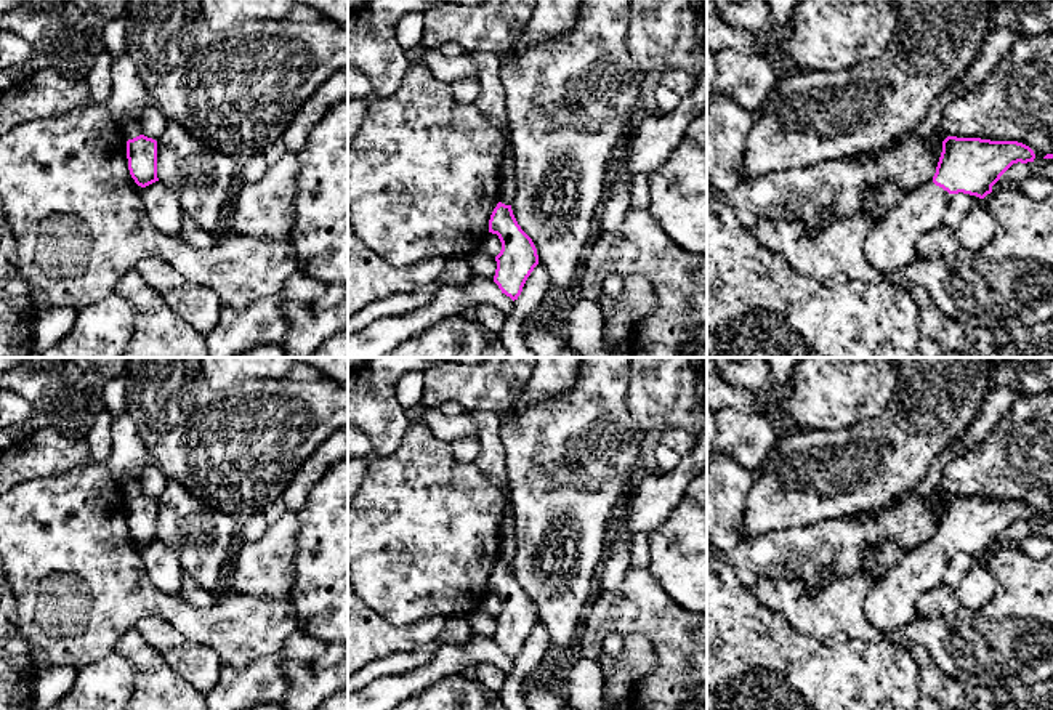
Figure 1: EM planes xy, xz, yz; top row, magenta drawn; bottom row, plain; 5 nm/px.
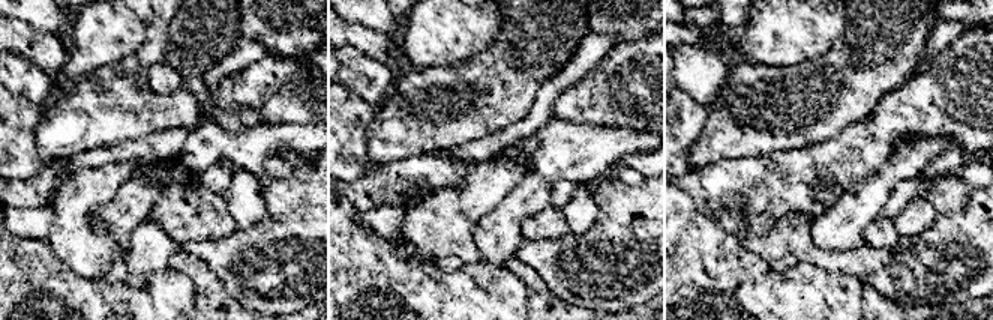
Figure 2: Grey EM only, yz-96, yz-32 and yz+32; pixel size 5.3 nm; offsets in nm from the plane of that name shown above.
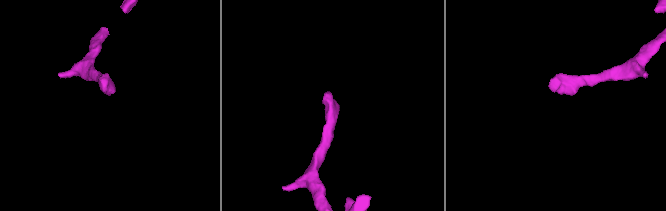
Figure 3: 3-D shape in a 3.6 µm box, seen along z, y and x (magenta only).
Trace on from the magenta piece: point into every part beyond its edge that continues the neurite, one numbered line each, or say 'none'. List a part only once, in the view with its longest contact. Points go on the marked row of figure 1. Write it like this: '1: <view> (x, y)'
1: yz (891, 246)

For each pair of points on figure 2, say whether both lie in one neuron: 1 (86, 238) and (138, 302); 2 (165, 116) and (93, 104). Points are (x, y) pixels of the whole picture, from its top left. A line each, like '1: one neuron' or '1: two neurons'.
1: two neurons
2: one neuron

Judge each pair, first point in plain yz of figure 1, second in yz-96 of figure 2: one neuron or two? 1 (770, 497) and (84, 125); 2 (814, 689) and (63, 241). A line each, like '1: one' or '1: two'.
1: one
2: two

